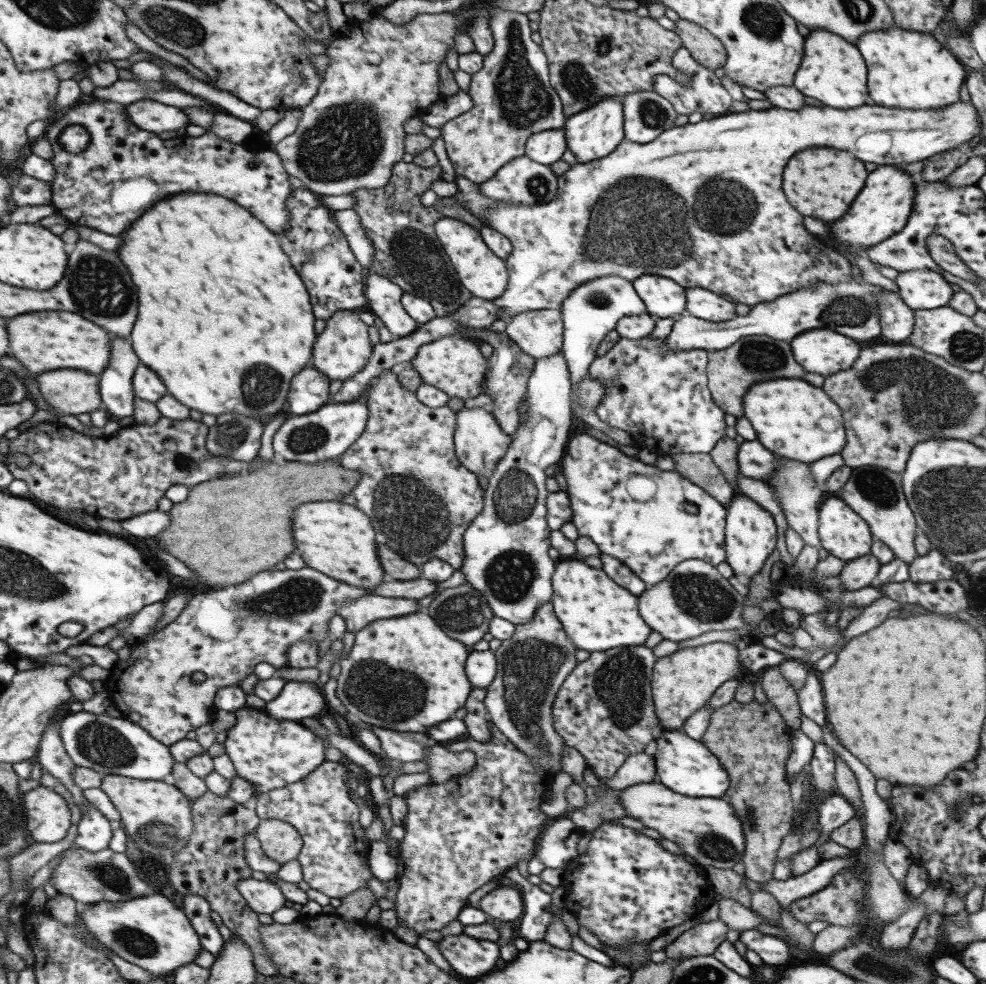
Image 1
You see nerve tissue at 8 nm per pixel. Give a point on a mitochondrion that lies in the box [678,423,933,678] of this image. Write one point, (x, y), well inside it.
(876, 486)

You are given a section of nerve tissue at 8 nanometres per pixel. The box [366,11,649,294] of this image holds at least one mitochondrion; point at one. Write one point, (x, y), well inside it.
(520, 97)

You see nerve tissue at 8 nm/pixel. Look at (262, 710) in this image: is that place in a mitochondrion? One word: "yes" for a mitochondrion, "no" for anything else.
no

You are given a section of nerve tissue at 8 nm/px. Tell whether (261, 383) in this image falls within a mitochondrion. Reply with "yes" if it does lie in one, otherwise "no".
yes

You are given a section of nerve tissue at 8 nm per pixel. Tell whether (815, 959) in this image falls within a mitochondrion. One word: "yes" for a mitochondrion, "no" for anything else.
no

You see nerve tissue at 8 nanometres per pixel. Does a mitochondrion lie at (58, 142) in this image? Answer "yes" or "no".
no

